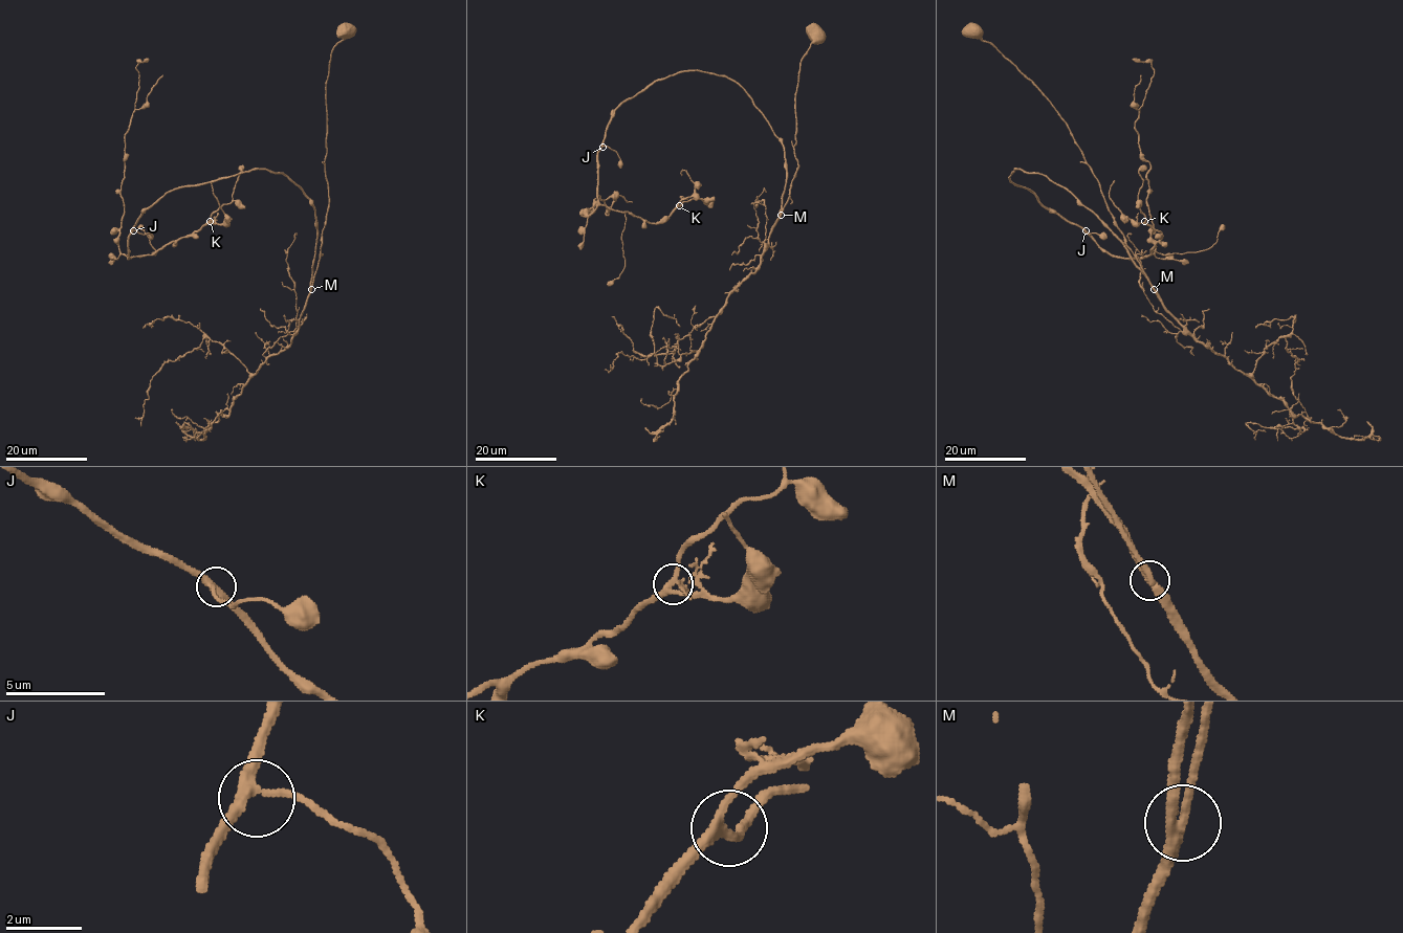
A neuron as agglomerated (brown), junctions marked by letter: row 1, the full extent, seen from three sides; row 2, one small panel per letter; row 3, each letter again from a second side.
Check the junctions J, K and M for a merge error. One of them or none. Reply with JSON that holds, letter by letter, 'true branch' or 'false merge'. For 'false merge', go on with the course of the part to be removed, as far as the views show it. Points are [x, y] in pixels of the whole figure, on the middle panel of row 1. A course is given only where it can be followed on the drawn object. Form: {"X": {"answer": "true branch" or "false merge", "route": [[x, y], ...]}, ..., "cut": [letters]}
{"J": {"answer": "true branch"}, "K": {"answer": "true branch"}, "M": {"answer": "true branch"}, "cut": []}

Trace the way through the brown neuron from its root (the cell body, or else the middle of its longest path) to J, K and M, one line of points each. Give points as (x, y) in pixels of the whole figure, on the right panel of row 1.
J: (972, 29), (1066, 123), (1146, 276), (1069, 192), (1040, 174), (1011, 173), (1013, 183), (1086, 230)
K: (972, 29), (1066, 123), (1146, 276), (1066, 189), (1009, 179), (1114, 256), (1151, 254), (1144, 221)
M: (972, 29), (973, 25), (982, 40), (992, 44), (1039, 90), (1066, 123), (1098, 183), (1124, 243), (1154, 289)

